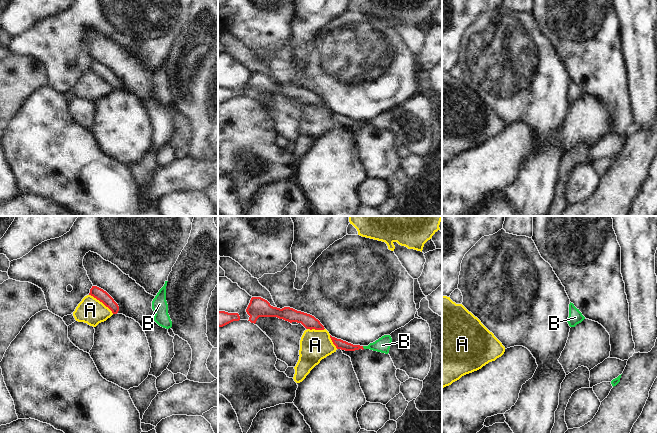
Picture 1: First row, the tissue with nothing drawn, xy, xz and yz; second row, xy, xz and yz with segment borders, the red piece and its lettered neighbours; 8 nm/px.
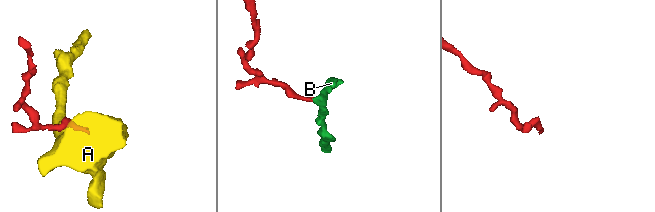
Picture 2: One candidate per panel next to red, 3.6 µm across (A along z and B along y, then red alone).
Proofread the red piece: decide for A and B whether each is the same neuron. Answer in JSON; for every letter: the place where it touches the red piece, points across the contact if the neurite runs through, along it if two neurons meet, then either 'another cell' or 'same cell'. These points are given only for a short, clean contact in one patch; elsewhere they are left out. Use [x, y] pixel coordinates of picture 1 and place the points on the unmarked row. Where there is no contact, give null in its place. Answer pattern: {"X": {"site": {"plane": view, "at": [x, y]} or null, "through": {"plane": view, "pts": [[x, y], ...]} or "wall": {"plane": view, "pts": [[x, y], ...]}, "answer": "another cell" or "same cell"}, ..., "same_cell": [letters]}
{"A": {"site": {"plane": "xy", "at": [101, 77]}, "wall": {"plane": "xy", "pts": [[89, 70], [101, 77], [113, 89]]}, "answer": "another cell"}, "B": {"site": {"plane": "xz", "at": [362, 123]}, "through": {"plane": "xz", "pts": [[340, 120], [349, 123], [362, 123], [382, 121]]}, "answer": "same cell"}, "same_cell": ["B"]}

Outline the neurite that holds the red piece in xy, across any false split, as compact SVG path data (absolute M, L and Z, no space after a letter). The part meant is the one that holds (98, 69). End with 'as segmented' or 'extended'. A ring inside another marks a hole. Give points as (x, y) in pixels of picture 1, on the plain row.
M92 62L90 65L89 71L93 72L100 78L102 78L106 83L108 83L113 90L117 90L119 87L119 82L118 80L114 77L114 75L103 65L97 63L97 62Z; as segmented

